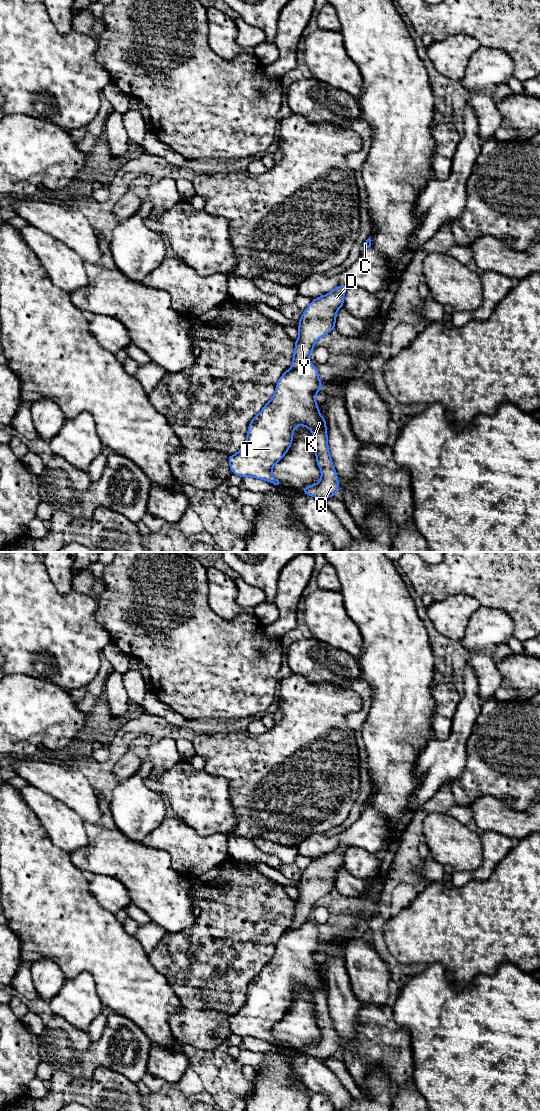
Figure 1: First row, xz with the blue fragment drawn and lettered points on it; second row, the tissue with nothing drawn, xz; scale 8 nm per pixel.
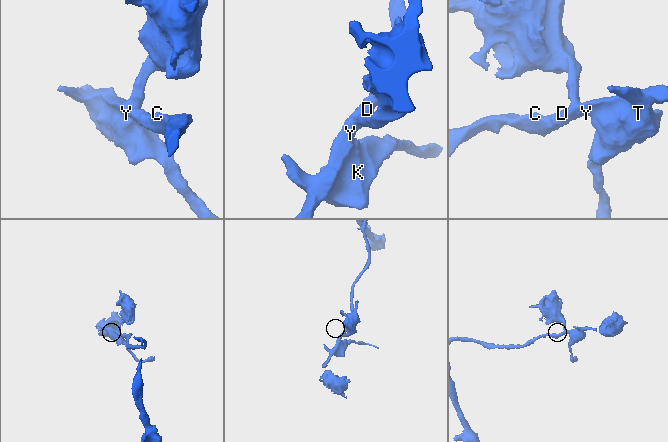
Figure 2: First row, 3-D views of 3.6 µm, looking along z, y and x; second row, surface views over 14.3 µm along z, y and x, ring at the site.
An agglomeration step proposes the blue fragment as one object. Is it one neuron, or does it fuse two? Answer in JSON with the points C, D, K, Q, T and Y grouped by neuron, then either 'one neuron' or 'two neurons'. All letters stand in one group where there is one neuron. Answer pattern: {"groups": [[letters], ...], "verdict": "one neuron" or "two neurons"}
{"groups": [["C", "D", "Y"], ["K", "Q", "T"]], "verdict": "two neurons"}

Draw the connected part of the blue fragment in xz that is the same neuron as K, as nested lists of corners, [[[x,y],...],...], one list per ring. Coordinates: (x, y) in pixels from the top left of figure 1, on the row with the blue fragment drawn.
[[[310,361],[285,371],[278,379],[273,397],[250,421],[245,444],[236,454],[228,456],[232,474],[279,485],[279,481],[272,475],[272,469],[291,447],[295,427],[306,426],[314,436],[315,456],[317,466],[321,470],[321,479],[314,485],[306,486],[302,493],[322,500],[335,496],[339,488],[338,476],[329,453],[326,420],[321,416],[315,400],[315,395],[321,388],[322,382],[319,379],[318,370]]]

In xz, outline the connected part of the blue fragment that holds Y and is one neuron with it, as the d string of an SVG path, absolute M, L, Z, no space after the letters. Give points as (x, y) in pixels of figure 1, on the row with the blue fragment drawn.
M340 285L330 293L315 298L299 319L299 337L294 342L292 367L302 366L312 355L315 342L335 329L336 315L344 305L344 295L349 287Z

